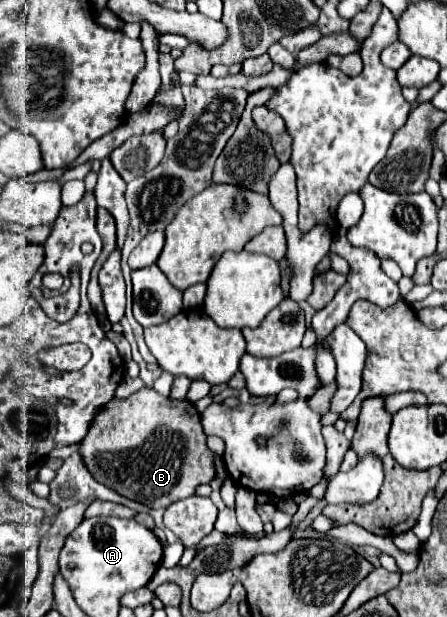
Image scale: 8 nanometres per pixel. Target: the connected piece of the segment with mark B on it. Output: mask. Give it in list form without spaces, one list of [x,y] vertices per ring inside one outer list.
[[[141,388],[131,398],[111,400],[103,408],[81,442],[81,456],[85,458],[89,472],[97,476],[97,482],[149,508],[167,508],[169,504],[195,494],[199,484],[209,484],[213,480],[215,462],[205,440],[207,436],[193,402],[163,398],[153,388]]]

